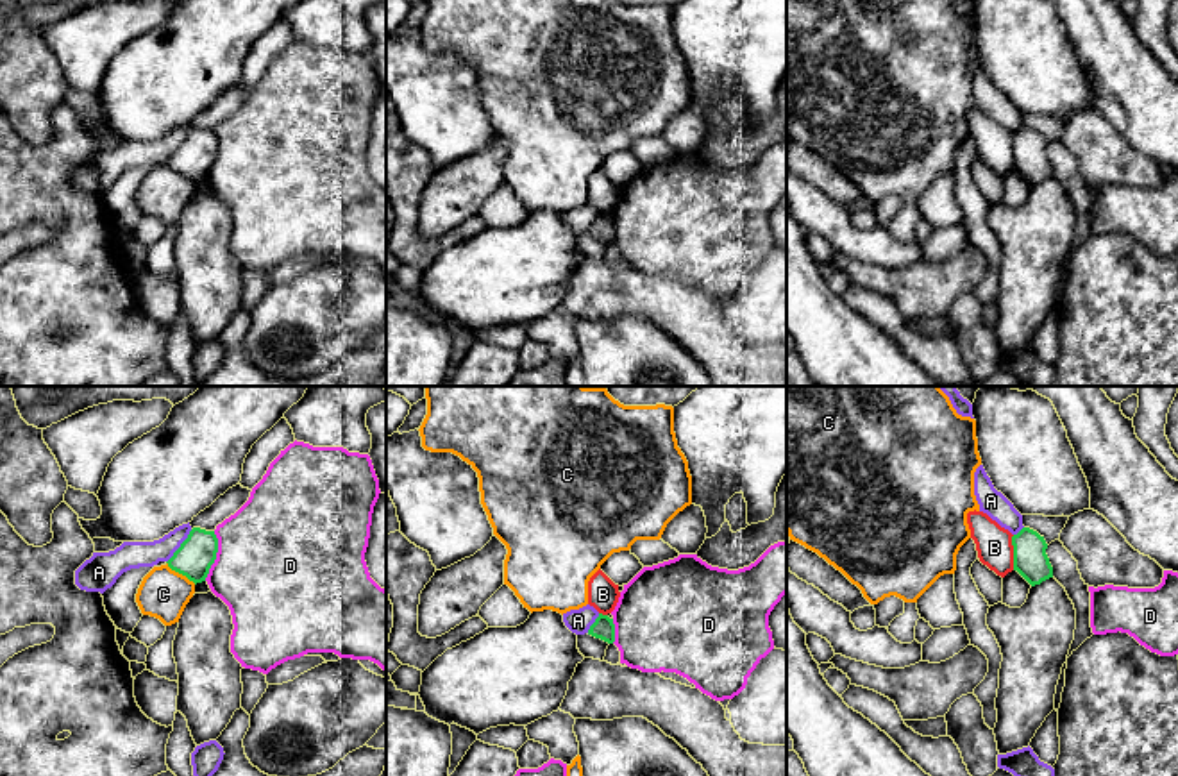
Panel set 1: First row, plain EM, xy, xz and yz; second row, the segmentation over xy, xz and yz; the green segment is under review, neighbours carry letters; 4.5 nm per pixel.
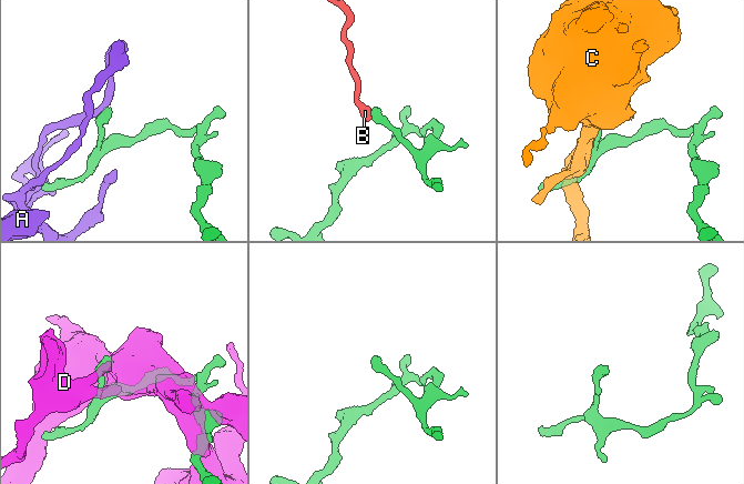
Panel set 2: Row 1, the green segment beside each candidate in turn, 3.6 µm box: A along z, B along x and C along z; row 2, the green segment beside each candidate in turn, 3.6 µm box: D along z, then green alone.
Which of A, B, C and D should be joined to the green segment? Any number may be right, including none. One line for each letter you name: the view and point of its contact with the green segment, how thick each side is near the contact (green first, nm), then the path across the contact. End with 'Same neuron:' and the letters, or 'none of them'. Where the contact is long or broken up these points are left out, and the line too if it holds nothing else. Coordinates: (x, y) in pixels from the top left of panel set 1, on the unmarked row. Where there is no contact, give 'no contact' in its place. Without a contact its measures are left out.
Same neuron: none of them

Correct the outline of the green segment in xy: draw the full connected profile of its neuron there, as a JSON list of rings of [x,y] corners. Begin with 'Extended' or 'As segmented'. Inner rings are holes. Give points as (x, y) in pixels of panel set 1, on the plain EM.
As segmented. [[[193,127],[166,163],[172,170],[186,175],[197,184],[206,181],[209,168],[216,159],[216,152],[218,138],[215,131]]]

